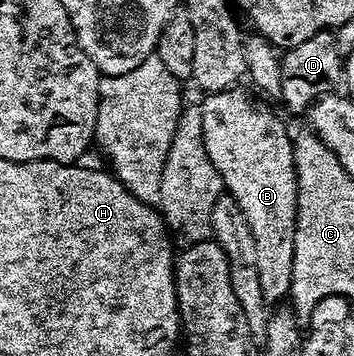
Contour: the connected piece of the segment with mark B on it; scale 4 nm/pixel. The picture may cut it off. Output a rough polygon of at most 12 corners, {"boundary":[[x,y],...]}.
{"boundary":[[248,87],[200,101],[203,142],[255,234],[263,298],[289,296],[294,137]]}

